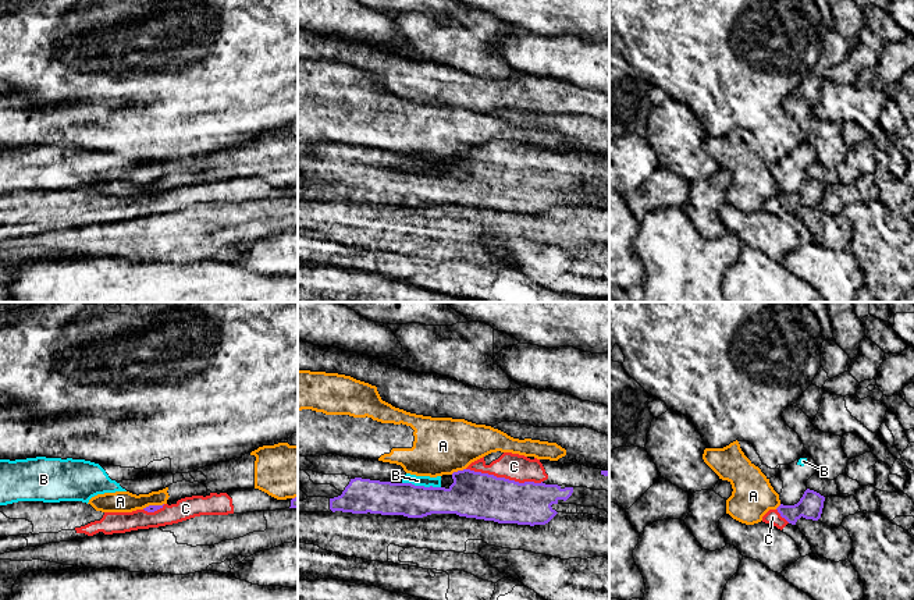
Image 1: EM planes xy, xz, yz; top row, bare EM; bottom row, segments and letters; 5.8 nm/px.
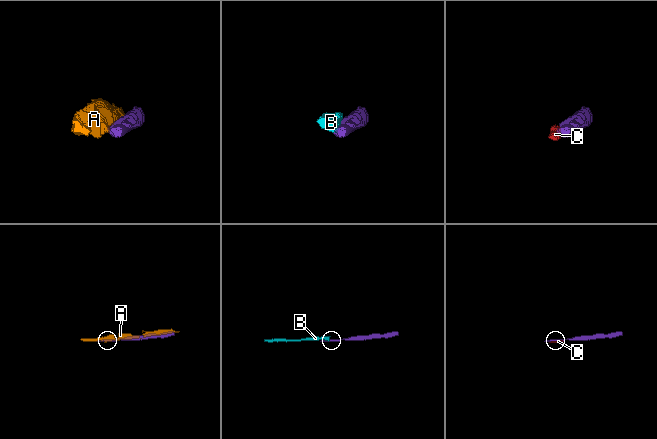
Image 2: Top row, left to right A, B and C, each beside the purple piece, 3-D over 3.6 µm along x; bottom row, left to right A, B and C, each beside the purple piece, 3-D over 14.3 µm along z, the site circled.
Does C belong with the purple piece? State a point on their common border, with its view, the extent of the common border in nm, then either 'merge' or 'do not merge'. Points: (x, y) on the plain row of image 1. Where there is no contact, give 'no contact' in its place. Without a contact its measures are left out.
xz (504, 166) | 440 nm | merge

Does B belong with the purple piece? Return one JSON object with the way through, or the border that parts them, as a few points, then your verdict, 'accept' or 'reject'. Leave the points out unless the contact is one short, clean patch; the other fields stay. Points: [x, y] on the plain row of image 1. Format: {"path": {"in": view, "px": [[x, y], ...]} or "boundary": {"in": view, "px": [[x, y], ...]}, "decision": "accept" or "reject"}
{"boundary": {"in": "xz", "px": [[402, 170], [440, 176]]}, "decision": "reject"}

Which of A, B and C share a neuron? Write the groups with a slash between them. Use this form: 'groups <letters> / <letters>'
groups A / B / C

